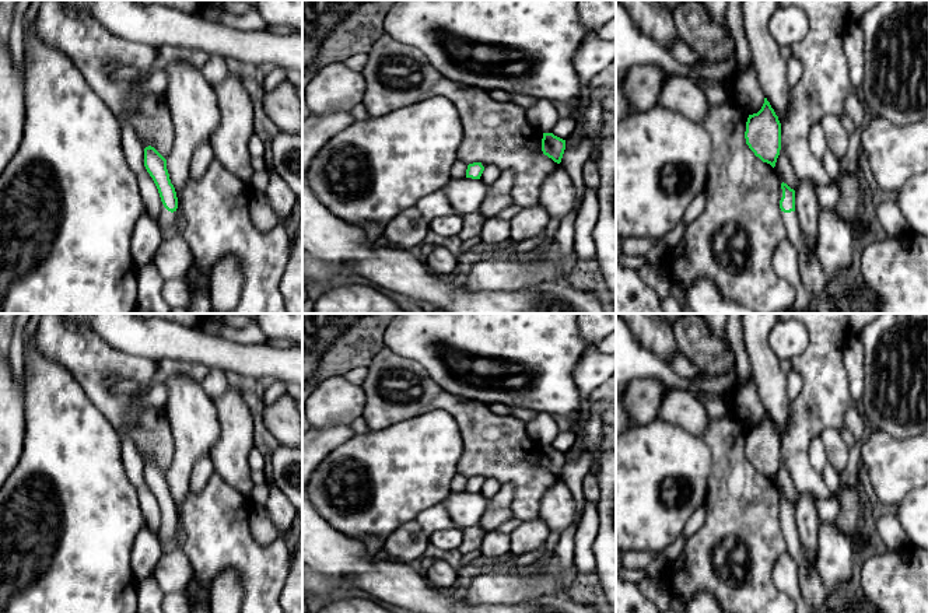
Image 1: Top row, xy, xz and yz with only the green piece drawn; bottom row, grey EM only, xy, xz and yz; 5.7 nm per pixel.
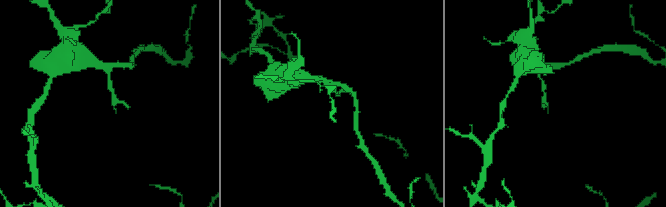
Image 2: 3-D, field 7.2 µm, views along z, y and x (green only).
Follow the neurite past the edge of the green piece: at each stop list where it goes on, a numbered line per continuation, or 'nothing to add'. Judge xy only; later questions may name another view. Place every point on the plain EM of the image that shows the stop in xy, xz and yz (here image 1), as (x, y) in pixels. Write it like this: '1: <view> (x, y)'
1: xy (165, 533)

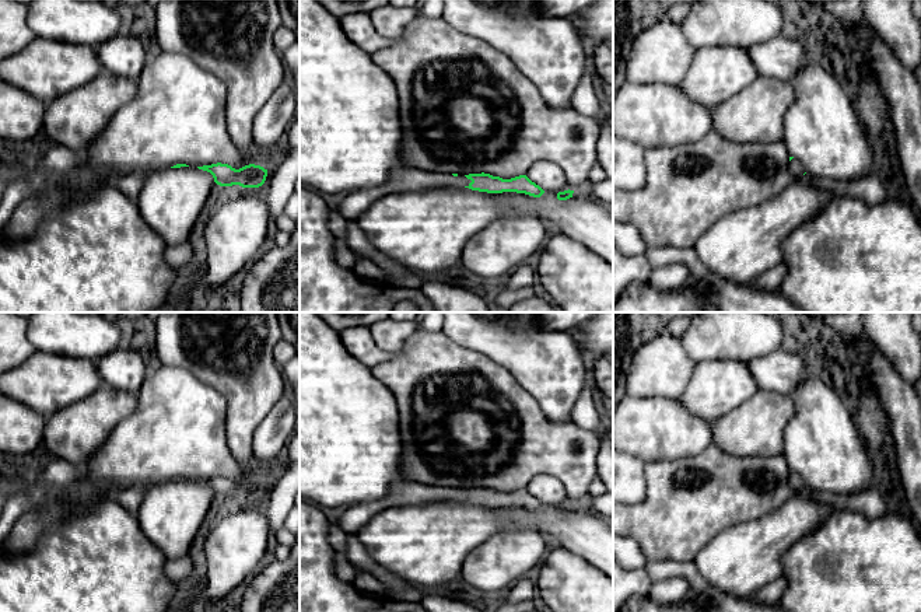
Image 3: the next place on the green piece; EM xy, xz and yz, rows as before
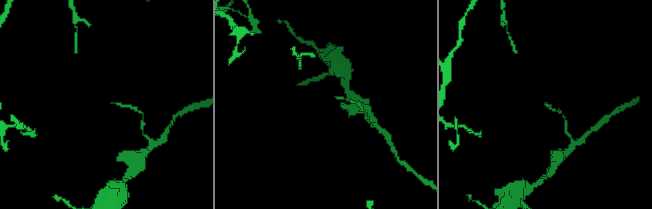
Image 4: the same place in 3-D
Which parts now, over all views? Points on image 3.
1: xz (403, 492)

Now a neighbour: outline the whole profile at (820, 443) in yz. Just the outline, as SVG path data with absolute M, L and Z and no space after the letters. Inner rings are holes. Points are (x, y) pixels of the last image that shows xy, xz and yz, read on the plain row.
M817 375L808 377L788 395L795 403L795 415L784 429L784 462L789 471L796 472L810 490L830 494L857 494L876 487L876 465L857 431L852 410Z

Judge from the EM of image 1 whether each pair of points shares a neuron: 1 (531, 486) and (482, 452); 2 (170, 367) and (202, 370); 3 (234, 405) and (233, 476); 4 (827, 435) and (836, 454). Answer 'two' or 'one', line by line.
1: one
2: one
3: one
4: one

